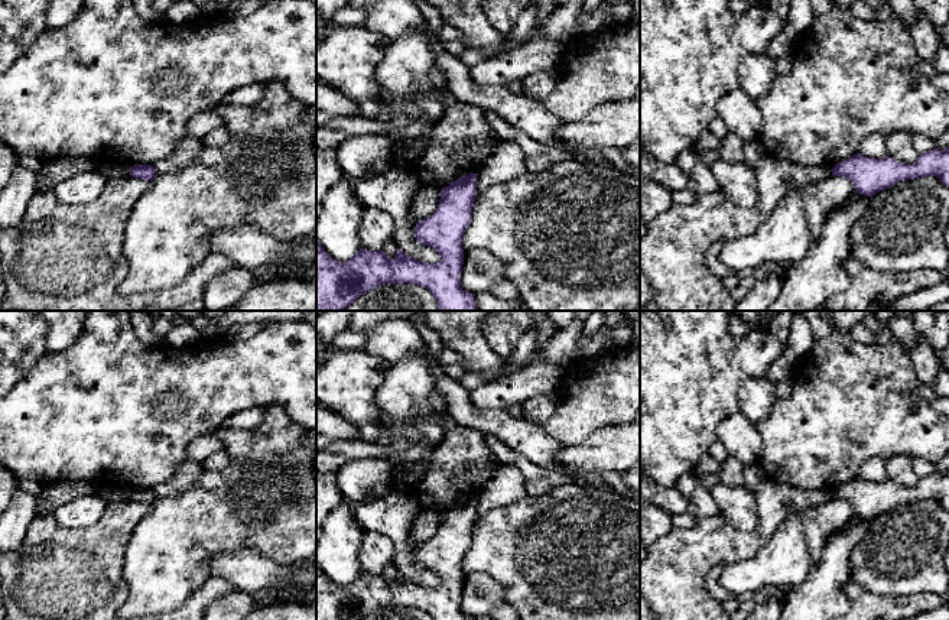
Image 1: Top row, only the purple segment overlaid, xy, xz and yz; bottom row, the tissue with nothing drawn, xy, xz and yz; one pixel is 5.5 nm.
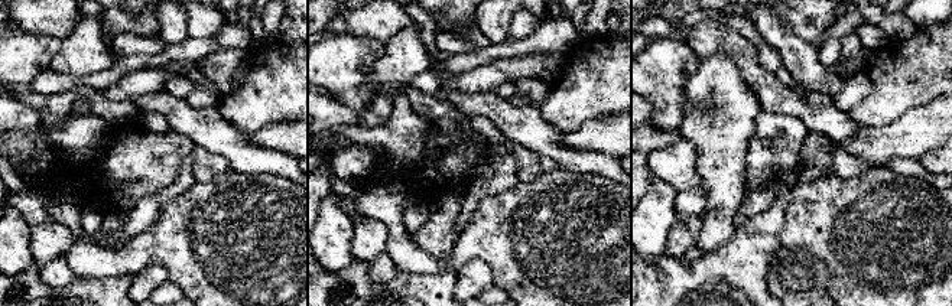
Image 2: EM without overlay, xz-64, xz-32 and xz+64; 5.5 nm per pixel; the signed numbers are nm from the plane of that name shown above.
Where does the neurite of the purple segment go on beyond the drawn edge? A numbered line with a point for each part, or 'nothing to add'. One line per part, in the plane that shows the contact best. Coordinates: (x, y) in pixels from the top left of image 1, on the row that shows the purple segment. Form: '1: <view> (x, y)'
nothing to add

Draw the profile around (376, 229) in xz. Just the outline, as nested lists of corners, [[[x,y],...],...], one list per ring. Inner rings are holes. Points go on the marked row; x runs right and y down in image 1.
[[[364,207],[358,228],[361,249],[380,251],[393,238],[393,217],[378,208]]]

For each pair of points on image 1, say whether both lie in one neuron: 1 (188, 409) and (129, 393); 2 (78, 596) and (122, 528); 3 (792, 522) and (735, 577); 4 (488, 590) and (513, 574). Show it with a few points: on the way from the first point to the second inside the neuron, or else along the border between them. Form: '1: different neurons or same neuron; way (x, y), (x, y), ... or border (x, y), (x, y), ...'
1: same neuron; way (174, 399), (143, 399)
2: same neuron; way (78, 578), (78, 573), (104, 545)
3: same neuron; way (786, 539), (753, 573)
4: different neurons; border (467, 574), (493, 575), (501, 584), (506, 601)

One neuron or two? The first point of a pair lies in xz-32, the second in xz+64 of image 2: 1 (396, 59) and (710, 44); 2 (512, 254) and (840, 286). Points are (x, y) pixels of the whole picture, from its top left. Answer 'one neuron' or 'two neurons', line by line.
1: two neurons
2: one neuron

